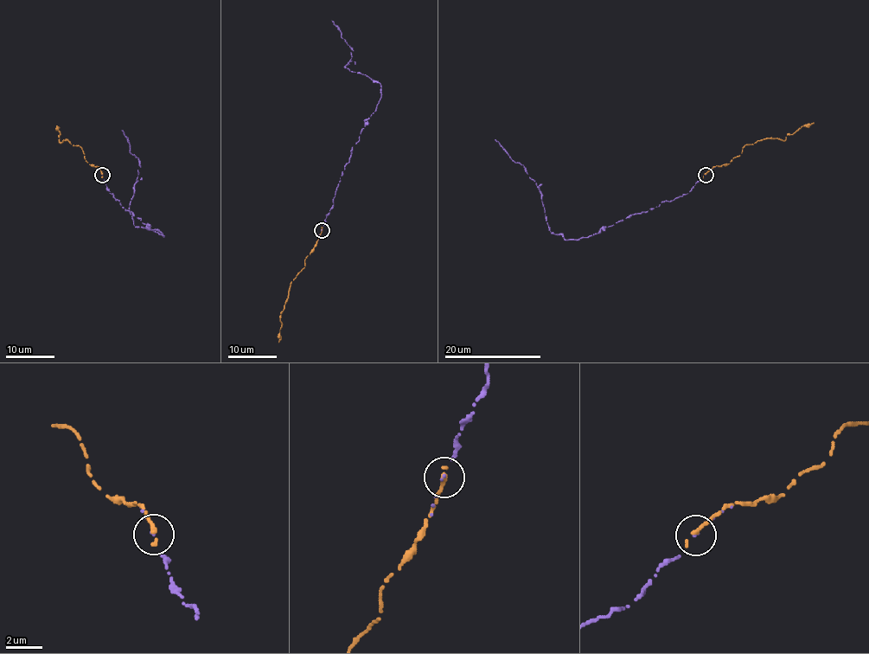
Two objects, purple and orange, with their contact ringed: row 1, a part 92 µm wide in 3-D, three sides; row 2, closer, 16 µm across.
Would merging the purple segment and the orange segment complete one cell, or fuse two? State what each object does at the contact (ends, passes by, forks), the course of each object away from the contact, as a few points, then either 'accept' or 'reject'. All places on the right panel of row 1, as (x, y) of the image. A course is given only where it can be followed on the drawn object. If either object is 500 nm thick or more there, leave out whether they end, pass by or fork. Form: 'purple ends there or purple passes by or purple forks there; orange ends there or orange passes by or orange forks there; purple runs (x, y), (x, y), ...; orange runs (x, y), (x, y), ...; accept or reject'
purple passes by; orange ends there; purple runs (705, 174), (681, 196), (629, 214), (590, 236), (566, 240), (549, 230), (542, 193), (535, 181), (495, 139); orange runs (705, 174), (716, 166), (727, 165), (742, 153), (743, 147), (770, 138), (784, 140), (788, 134), (813, 122); accept

